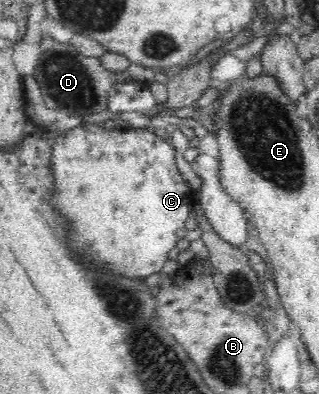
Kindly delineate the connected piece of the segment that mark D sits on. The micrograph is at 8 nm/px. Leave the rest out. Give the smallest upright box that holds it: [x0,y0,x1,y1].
[34,36,121,117]

